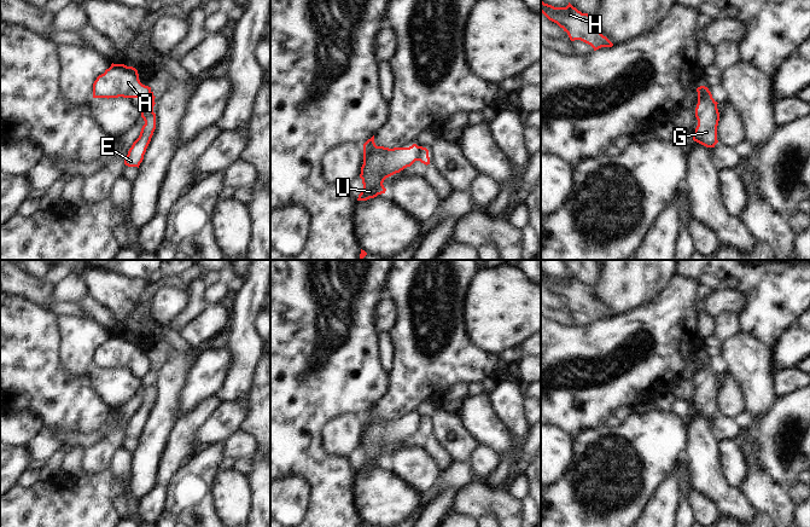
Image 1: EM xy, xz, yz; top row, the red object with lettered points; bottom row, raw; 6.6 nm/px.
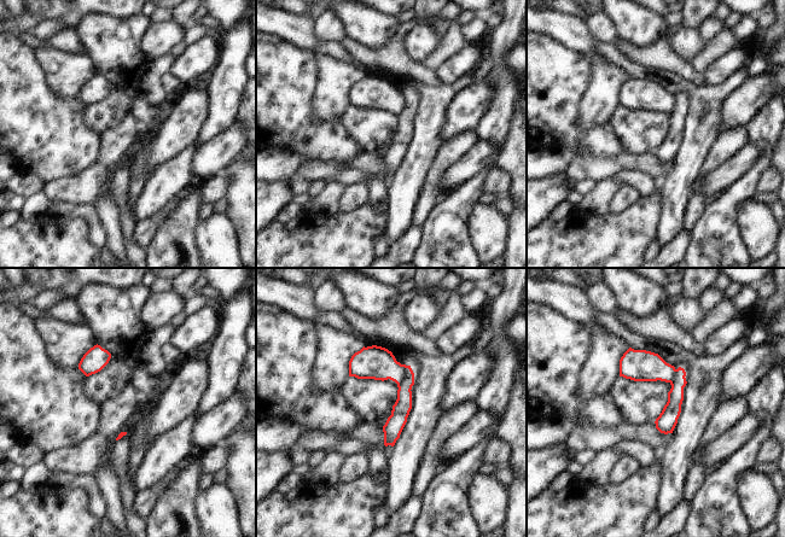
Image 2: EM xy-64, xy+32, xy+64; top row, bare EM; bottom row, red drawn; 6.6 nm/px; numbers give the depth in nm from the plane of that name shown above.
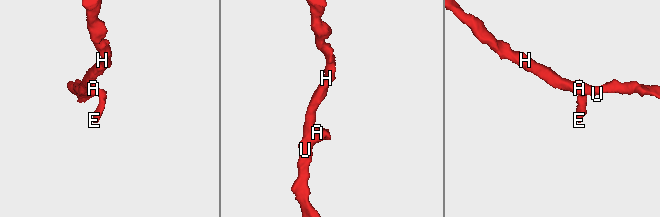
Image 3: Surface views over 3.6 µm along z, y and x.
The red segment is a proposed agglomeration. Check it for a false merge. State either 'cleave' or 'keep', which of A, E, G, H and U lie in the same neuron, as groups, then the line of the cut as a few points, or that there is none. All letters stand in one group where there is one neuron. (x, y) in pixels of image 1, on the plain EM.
cleave; groups A H U / E G; cut xz (419, 417), (415, 430)

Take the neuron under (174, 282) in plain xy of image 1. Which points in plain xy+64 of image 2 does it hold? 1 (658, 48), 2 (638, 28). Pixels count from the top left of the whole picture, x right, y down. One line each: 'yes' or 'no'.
1: yes
2: no

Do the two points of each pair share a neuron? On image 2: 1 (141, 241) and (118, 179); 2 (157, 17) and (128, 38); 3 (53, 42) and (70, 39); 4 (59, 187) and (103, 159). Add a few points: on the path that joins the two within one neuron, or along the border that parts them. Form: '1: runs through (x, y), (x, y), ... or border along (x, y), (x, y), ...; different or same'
1: border along (135, 222), (133, 240), (144, 249); different
2: border along (149, 17), (152, 23); different
3: runs through (57, 41), (67, 40); same
4: runs through (71, 187), (80, 187), (96, 171); same

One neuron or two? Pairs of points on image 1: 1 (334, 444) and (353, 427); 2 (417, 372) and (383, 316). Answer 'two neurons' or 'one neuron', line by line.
1: one neuron
2: two neurons

